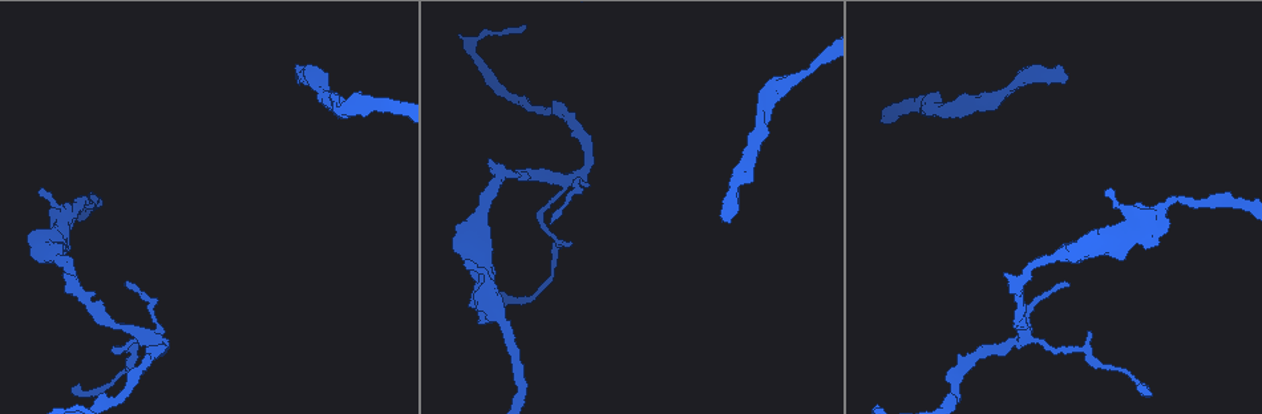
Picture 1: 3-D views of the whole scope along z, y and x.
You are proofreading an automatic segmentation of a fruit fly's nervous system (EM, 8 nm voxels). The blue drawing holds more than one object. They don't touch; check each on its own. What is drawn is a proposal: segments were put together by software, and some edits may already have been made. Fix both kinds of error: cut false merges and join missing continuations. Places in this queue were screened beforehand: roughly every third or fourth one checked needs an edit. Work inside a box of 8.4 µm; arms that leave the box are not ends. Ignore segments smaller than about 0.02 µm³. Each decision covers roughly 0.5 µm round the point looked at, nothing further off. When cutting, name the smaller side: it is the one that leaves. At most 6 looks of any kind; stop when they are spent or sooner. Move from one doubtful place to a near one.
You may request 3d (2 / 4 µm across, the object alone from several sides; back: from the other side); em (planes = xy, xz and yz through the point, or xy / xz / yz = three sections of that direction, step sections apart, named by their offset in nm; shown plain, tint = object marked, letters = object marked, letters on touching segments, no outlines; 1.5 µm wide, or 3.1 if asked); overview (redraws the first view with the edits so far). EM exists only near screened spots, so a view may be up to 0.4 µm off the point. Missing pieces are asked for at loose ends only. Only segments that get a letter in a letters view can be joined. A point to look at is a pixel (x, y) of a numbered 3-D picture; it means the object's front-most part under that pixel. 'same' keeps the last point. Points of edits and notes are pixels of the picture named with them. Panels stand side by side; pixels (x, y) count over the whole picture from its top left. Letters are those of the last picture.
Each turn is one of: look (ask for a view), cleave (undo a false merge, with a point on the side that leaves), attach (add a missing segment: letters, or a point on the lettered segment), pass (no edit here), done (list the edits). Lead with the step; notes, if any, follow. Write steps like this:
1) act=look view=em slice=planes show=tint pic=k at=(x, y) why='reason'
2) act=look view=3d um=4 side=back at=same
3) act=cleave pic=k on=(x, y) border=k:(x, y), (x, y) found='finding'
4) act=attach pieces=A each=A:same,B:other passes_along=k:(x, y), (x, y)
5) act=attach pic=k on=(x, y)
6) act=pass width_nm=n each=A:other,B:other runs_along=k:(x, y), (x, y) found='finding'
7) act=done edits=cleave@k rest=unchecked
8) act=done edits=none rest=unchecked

act=look view=em slice=planes show=letters pic=1 at=(1150, 242) why='an open end'

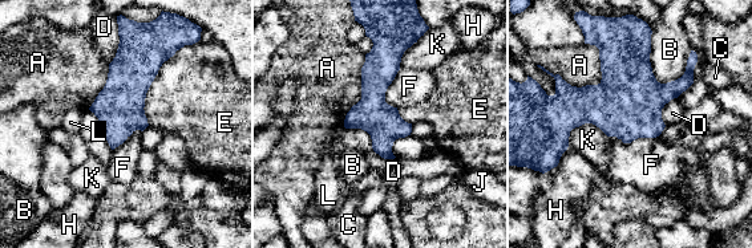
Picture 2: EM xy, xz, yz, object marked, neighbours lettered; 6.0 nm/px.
act=pass each=A:other,B:other,C:other,D:other,E:other,F:other,H:other,J:other,K:other,L:other runs_along=2:(388, 48), (376, 76), (387, 155) found='none of them fits'

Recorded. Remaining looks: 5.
act=look view=3d um=2 pic=1 at=(503, 294) why='an open end'

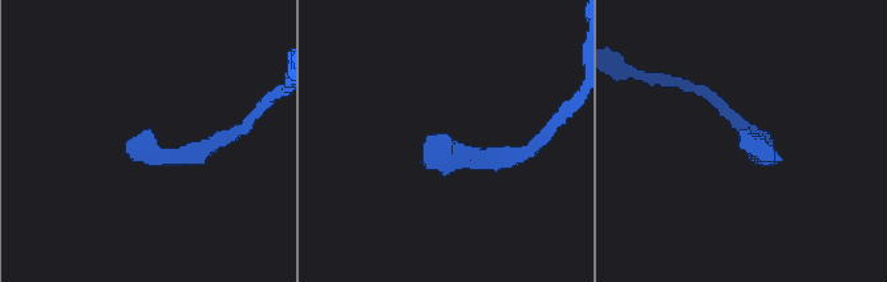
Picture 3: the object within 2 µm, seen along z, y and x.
act=look view=em slice=xy step=4 show=tint pic=3 at=(140, 135)

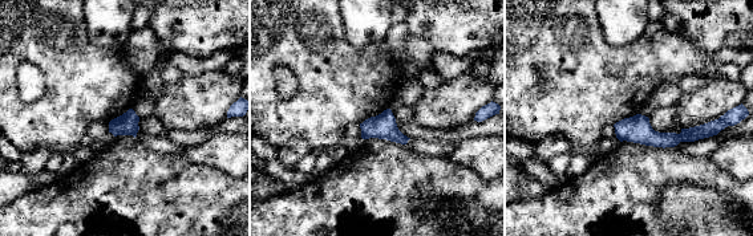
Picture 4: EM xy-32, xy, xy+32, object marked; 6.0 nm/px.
act=look view=em slice=planes show=letters at=same why='cut it another way'

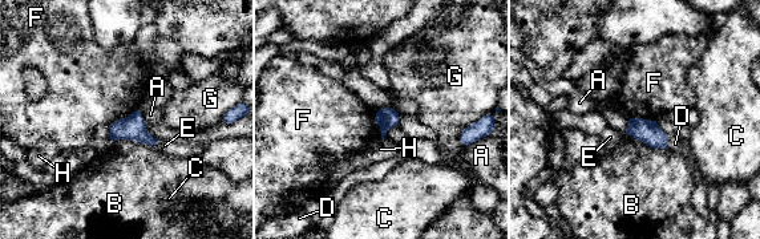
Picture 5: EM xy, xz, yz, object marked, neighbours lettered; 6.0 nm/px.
act=attach pieces=D longest_contact=B:240nm each=A:other,B:other,C:other,D:same,E:other,F:other,G:other,H:other passes_along=5:(649, 132), (667, 142), (675, 144) found='the neuron continues'

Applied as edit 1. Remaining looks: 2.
act=done edits=attach@5 rest=unchecked

